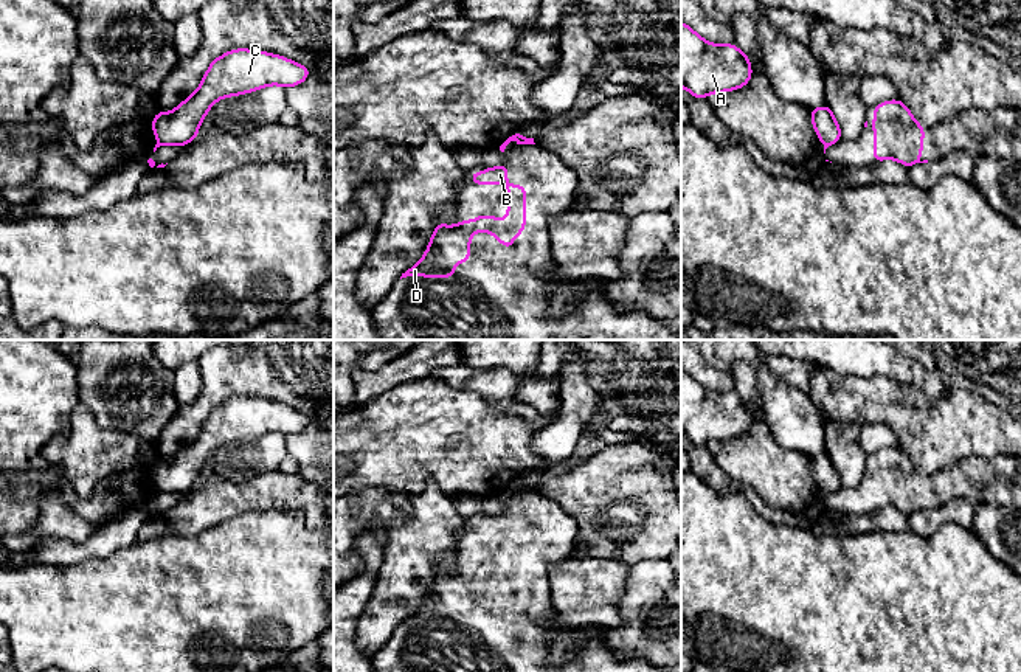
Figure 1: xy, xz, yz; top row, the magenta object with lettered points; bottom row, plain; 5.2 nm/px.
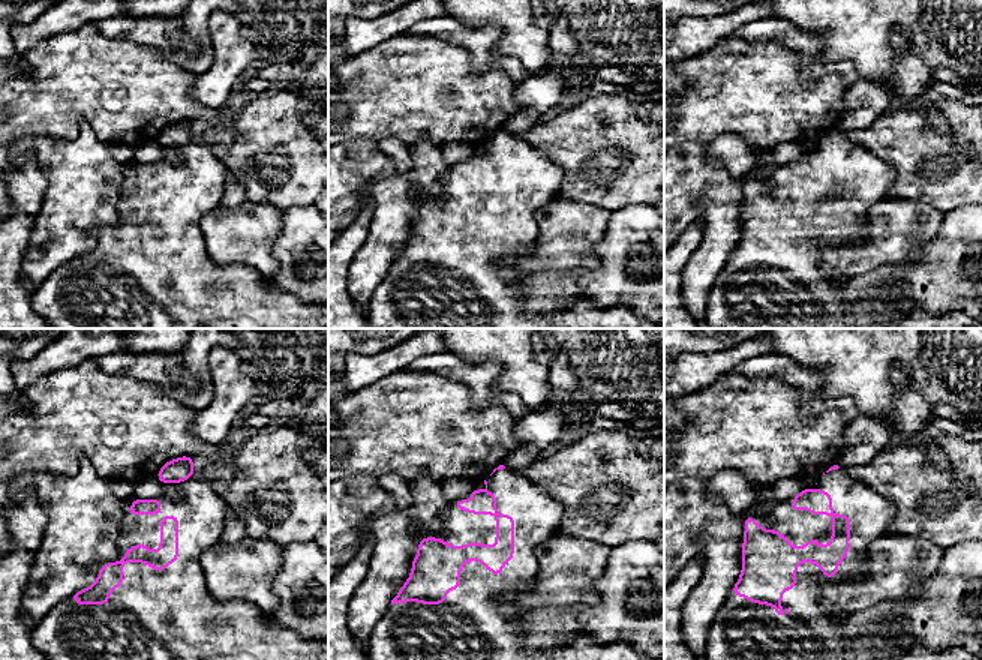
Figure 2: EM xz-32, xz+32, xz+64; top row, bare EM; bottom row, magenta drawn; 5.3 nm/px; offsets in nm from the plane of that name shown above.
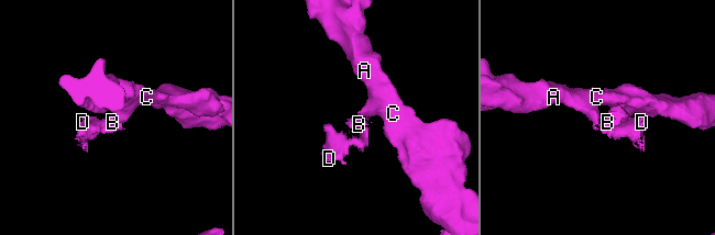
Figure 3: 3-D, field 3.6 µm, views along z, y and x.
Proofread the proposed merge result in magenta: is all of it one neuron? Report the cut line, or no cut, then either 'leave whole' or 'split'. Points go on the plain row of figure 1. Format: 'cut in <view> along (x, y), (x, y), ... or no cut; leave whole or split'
cut in xz along (512, 483), (514, 489); split

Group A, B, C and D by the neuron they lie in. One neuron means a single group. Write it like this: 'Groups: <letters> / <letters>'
Groups: A C / B D

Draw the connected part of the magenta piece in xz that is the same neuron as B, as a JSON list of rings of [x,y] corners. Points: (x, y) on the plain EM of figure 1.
[[[507,509],[497,515],[486,515],[479,523],[475,517],[469,520],[473,532],[507,534],[507,568],[481,562],[472,568],[458,568],[455,574],[438,570],[422,607],[402,621],[400,627],[407,624],[453,625],[455,611],[470,608],[470,584],[478,579],[493,582],[509,599],[514,593],[514,584],[524,582],[526,534],[507,531]]]

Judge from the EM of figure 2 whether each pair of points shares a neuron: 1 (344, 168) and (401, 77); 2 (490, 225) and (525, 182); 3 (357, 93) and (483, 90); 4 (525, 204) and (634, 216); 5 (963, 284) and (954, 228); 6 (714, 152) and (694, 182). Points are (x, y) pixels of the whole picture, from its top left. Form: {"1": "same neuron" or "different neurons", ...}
{"1": "different neurons", "2": "same neuron", "3": "same neuron", "4": "different neurons", "5": "same neuron", "6": "different neurons"}

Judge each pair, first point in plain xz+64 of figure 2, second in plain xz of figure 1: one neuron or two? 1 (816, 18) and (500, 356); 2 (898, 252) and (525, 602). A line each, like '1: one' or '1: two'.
1: one
2: two

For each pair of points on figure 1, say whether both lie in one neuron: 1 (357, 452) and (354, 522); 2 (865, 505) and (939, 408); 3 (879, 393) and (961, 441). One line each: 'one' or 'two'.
1: two
2: two
3: one

